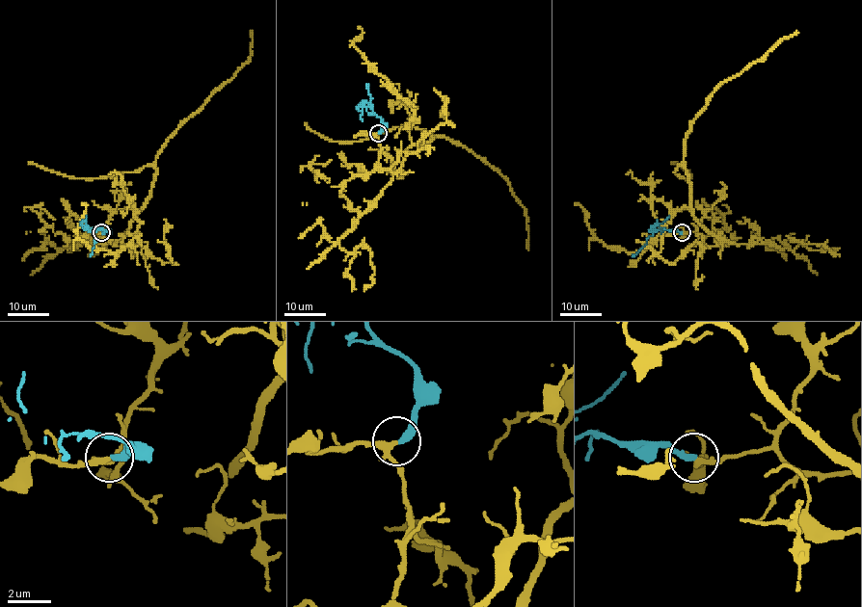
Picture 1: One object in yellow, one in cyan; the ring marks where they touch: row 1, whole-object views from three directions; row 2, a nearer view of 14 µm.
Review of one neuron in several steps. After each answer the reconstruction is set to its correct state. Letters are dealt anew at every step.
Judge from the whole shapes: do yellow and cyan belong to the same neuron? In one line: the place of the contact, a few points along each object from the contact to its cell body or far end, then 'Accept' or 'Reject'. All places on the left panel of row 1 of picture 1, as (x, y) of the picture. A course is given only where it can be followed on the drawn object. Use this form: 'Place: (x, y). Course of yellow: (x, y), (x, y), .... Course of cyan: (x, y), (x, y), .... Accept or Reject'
Place: (101, 232). Course of yellow: (101, 232), (107, 243), (118, 243), (124, 236), (150, 193), (156, 155), (165, 141), (249, 60), (252, 32). Course of cyan: (101, 232), (105, 230), (95, 230), (95, 243), (90, 255). Accept

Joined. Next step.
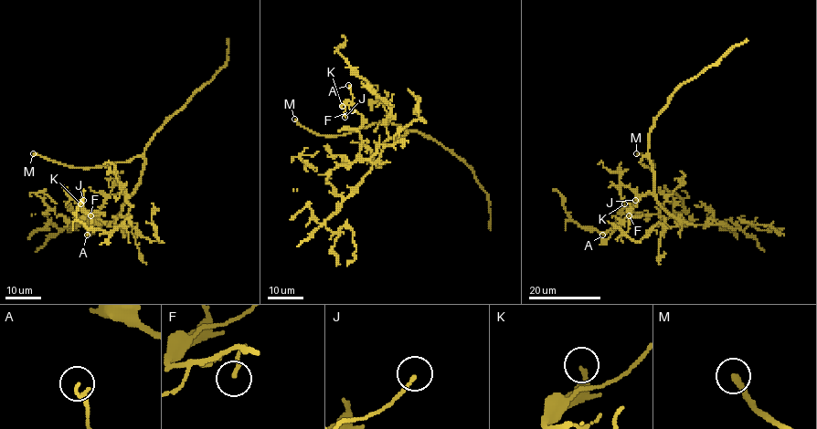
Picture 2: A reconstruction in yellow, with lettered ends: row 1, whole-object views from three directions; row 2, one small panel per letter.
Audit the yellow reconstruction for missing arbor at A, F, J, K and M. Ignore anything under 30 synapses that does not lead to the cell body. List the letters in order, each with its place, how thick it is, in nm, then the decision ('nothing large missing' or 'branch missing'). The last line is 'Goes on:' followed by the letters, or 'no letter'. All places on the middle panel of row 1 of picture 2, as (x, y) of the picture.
A: place (348, 85); calibre 80 nm; nothing large missing
F: place (352, 110); calibre 150 nm; nothing large missing
J: place (344, 117); calibre 110 nm; nothing large missing
K: place (342, 106); calibre 200 nm; nothing large missing
M: place (294, 119); calibre 240 nm; branch missing
Goes on: M

